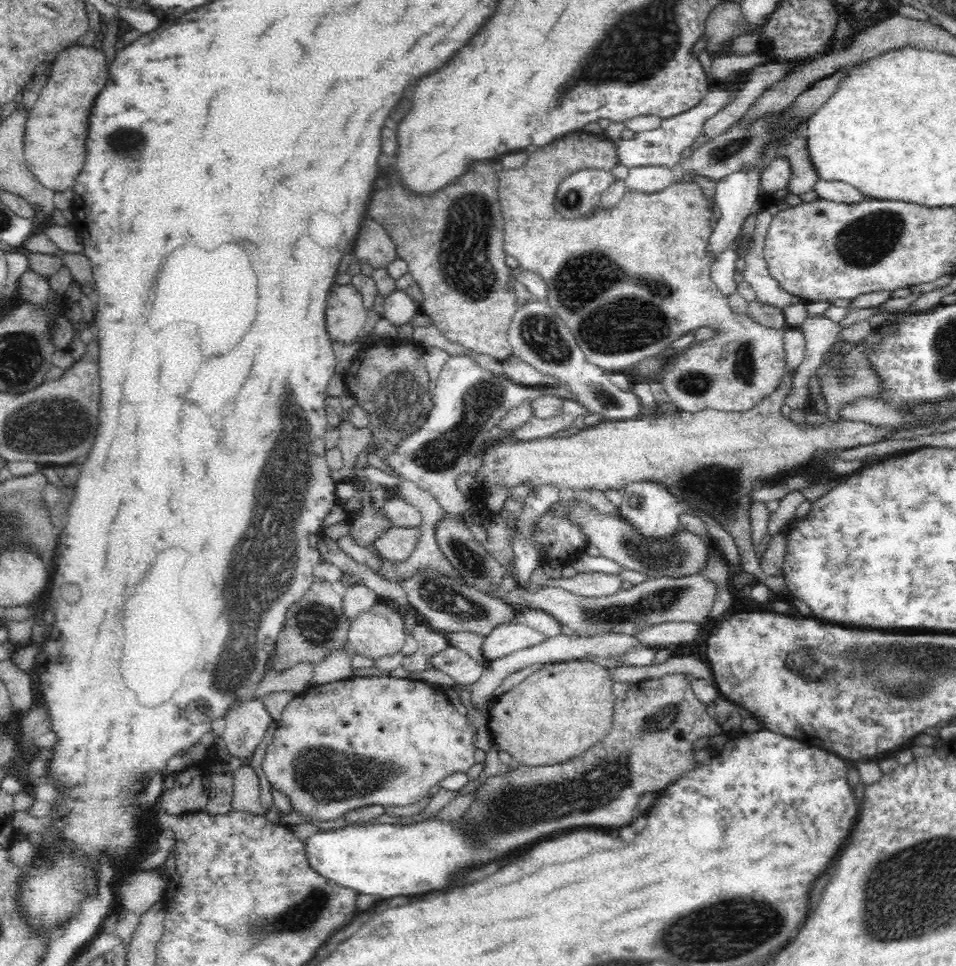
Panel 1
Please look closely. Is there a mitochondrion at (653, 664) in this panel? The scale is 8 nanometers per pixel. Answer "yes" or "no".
no

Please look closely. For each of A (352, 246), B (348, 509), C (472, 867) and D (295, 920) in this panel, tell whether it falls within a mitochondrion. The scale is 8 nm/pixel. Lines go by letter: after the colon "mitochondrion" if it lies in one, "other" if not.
A: other
B: other
C: other
D: mitochondrion

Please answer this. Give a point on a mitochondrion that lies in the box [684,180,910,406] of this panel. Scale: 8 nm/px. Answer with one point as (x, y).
(865, 242)

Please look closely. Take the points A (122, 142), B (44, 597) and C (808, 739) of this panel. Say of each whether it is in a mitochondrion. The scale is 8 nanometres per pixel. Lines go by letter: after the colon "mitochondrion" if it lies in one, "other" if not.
A: mitochondrion
B: other
C: other

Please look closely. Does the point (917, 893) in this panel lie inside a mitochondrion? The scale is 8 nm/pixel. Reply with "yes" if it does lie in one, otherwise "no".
yes

